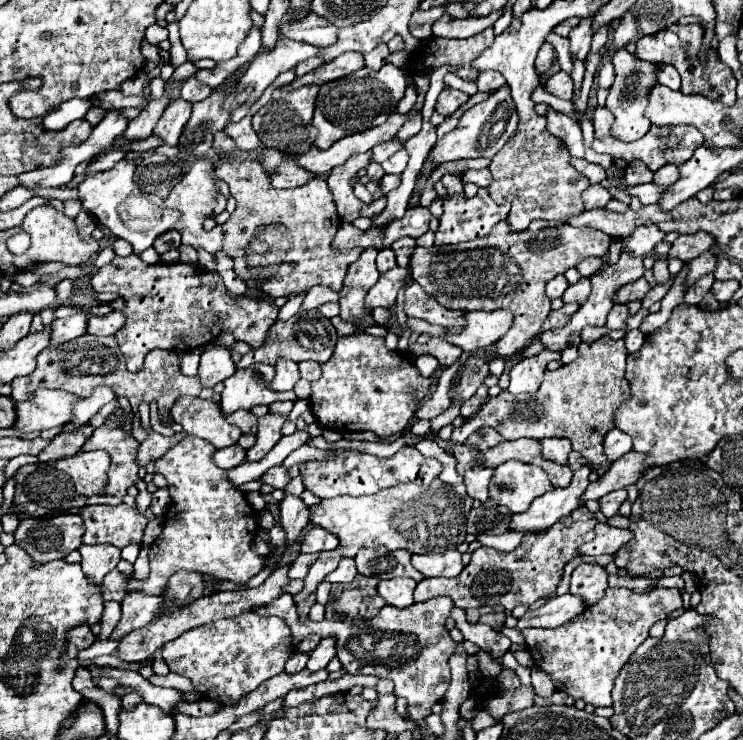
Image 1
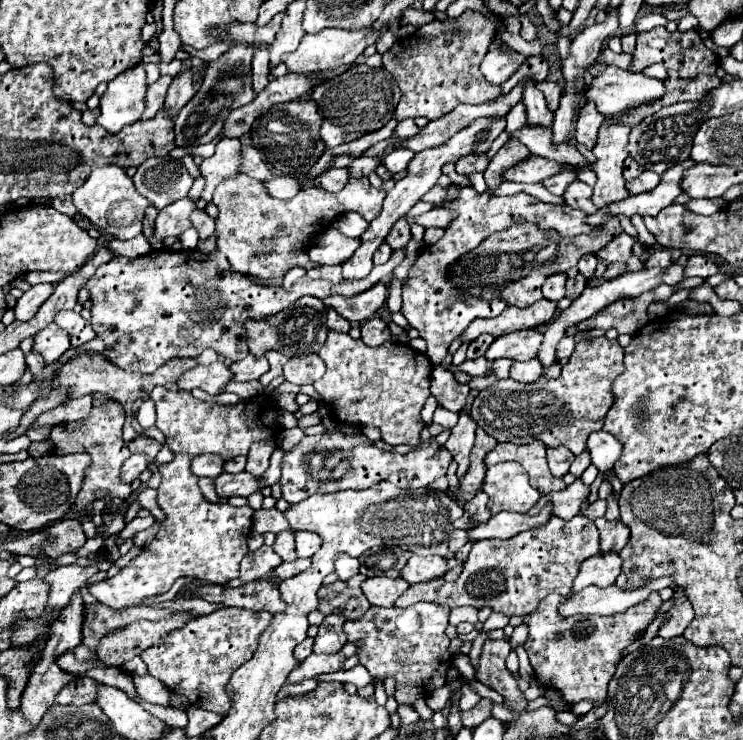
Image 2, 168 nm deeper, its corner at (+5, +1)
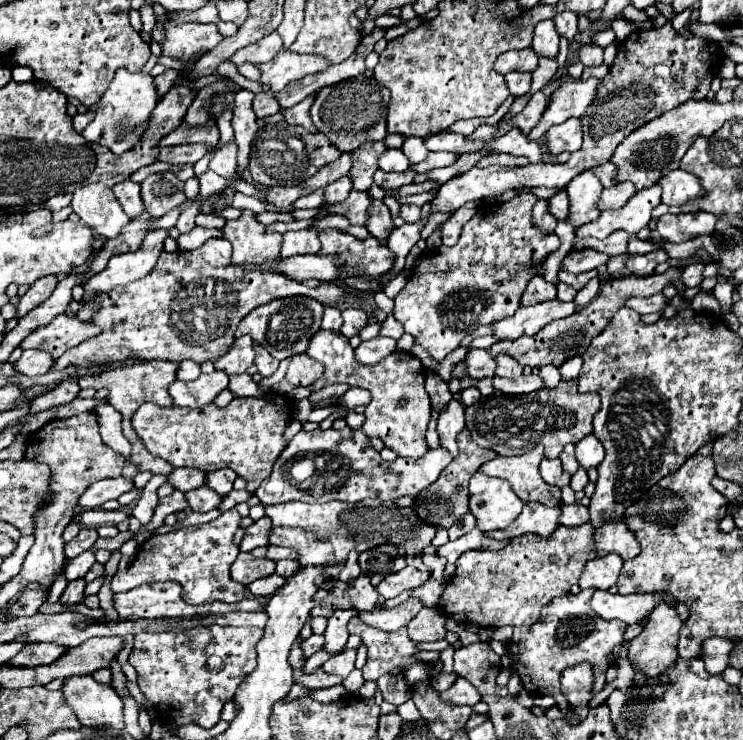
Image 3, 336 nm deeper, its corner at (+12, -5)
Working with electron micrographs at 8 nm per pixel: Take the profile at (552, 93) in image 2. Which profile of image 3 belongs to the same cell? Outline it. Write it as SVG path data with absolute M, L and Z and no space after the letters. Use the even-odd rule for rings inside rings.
M542 92L532 94L530 100L528 100L528 104L526 104L526 108L524 108L518 116L514 116L510 122L506 122L506 124L500 126L498 136L500 136L500 134L506 134L512 126L520 126L520 130L524 130L524 134L528 134L528 132L540 122L540 118L542 118L542 114L546 112L546 108L548 108L546 96L544 96Z

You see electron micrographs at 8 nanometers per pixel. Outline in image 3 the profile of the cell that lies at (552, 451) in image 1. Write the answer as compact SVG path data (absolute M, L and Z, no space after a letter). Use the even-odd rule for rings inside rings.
M544 458L540 462L540 474L542 474L542 478L544 478L546 484L554 484L558 488L562 488L562 486L566 486L570 482L570 474L566 474L562 470L562 462L558 458L556 460Z

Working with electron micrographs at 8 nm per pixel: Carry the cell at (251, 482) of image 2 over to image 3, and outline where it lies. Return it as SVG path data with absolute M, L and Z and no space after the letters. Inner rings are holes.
M200 486L196 490L190 490L186 492L186 498L188 498L188 504L194 512L208 512L212 508L218 508L220 502L224 500L224 496L220 496L218 492L214 492L210 486Z

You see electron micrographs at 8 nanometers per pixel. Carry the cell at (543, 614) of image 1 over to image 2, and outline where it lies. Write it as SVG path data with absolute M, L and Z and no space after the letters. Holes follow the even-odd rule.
M659 578L649 582L645 588L637 590L625 590L619 586L607 586L607 588L585 588L577 594L573 594L565 604L561 604L559 612L563 616L573 616L573 614L619 614L625 612L627 608L647 600L651 592L657 592L661 588L671 586L669 578Z

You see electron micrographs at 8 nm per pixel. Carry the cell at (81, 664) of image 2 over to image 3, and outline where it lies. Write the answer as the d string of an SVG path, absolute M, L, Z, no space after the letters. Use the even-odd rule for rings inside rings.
M32 644L32 646L26 646L20 654L16 654L16 658L12 658L8 664L36 668L36 666L56 662L64 652L66 648L58 644Z

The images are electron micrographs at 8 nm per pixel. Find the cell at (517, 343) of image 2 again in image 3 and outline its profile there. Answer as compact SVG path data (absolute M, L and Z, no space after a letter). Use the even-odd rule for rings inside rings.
M472 350L464 358L468 366L468 376L470 378L484 378L484 376L494 376L496 370L496 360L486 352L486 350Z

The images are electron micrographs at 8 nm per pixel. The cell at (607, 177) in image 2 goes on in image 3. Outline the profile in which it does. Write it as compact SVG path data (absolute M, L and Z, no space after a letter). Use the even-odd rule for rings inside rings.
M584 170L576 178L572 178L570 184L566 186L566 192L570 196L570 206L572 206L568 220L576 226L594 222L600 216L596 204L600 200L602 190L604 186L600 178L594 174L594 170Z

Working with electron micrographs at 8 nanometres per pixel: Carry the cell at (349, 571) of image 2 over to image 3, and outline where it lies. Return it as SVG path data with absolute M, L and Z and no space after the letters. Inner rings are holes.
M350 552L350 554L348 554L348 560L346 560L346 564L344 564L344 568L342 568L340 576L338 576L338 580L342 580L342 582L350 584L350 582L352 582L352 580L356 580L358 576L360 576L358 554L356 554L356 552Z

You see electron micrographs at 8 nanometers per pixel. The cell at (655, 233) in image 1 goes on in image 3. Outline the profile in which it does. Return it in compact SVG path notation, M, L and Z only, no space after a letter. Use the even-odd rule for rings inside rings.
M580 250L580 252L574 252L574 254L570 254L568 258L564 258L562 268L580 274L580 272L588 272L588 270L594 270L594 268L606 264L608 258L610 258L610 256L604 254L604 252L596 252L596 250Z

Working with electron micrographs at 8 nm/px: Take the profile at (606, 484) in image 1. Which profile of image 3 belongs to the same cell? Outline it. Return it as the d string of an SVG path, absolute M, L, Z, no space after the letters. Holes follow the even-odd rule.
M528 502L522 514L508 528L488 532L488 536L504 540L504 538L516 538L532 532L546 538L560 526L560 516L562 516L560 506L544 506L540 502Z

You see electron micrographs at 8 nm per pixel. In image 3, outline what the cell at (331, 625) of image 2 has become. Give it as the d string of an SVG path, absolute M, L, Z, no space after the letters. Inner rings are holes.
M336 610L330 618L328 618L328 628L324 632L326 644L324 644L324 652L328 654L340 654L344 650L344 644L348 640L348 630L346 624L348 620L358 614L356 610Z

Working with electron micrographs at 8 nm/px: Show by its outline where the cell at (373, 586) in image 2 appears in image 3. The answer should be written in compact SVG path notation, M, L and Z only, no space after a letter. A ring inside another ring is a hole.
M358 576L348 592L346 592L346 598L352 602L352 606L358 610L358 612L372 612L372 610L378 610L384 606L386 598L378 594L378 590L370 584L370 578L368 576Z

